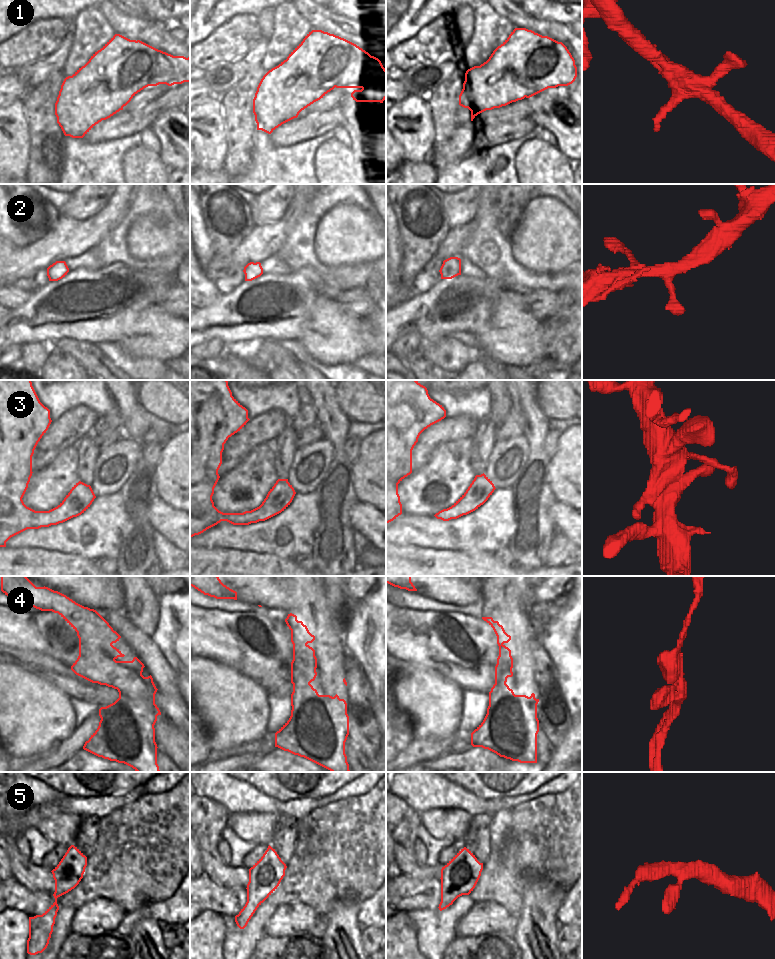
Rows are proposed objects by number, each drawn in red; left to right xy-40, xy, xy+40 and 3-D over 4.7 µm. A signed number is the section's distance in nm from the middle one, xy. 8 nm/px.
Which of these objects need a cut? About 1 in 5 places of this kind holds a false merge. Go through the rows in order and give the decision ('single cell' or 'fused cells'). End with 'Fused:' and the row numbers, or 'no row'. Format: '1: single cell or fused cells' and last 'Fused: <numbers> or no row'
1: single cell
2: single cell
3: single cell
4: fused cells
5: single cell
Fused: 4

